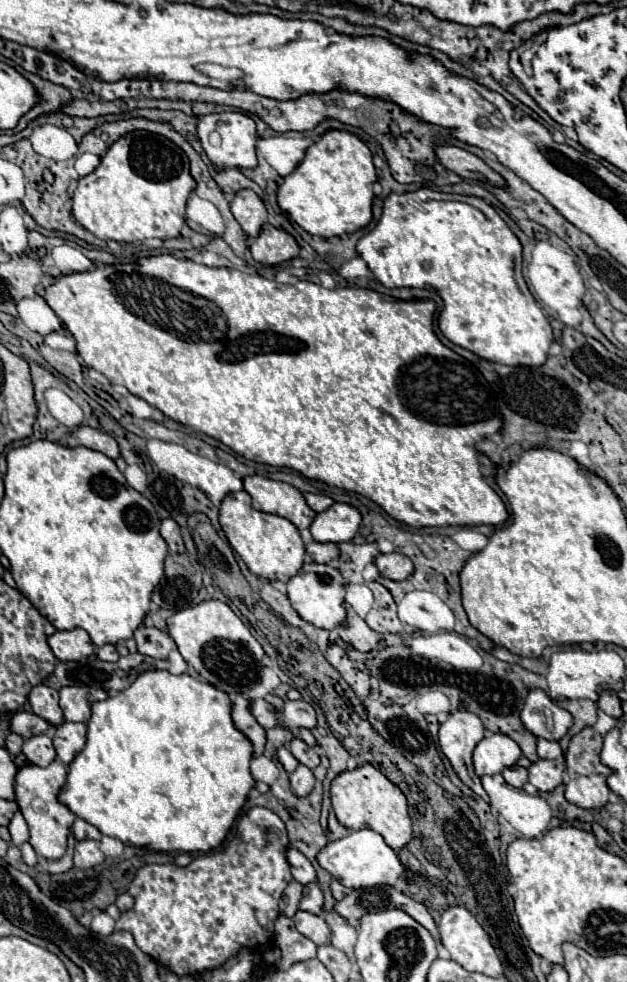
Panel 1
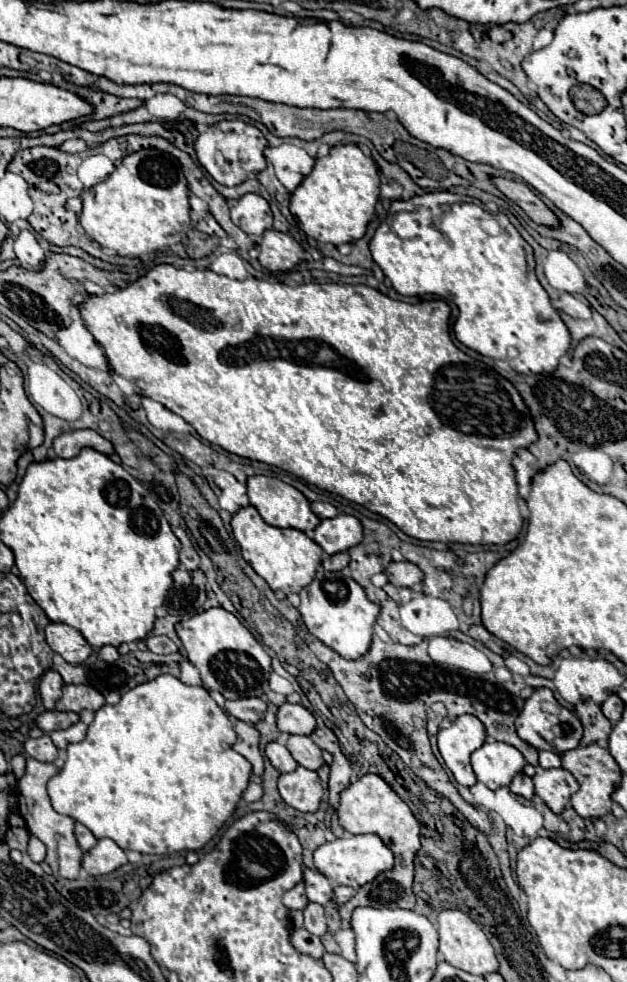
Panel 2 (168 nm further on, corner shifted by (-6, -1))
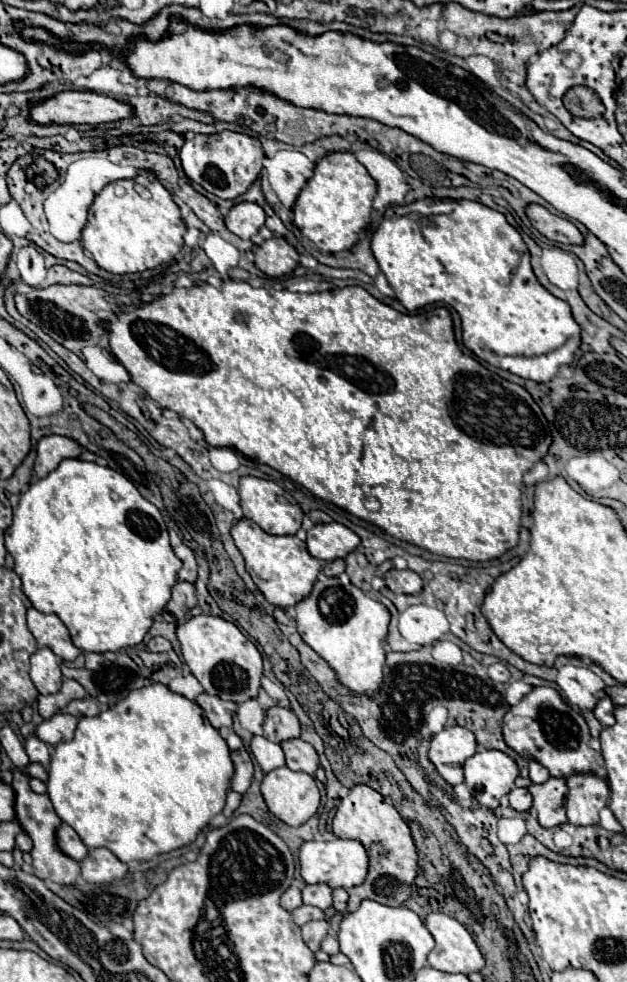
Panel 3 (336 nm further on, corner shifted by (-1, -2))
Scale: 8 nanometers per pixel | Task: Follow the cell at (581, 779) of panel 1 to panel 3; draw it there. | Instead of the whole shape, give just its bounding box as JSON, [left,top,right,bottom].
[567,775,609,825]

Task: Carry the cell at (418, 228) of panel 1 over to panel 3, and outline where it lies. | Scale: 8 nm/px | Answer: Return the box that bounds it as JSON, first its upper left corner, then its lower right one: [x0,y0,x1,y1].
[371,201,581,383]

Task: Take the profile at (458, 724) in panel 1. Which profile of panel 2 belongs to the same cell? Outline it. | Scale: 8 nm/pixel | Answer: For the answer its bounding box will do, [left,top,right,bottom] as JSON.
[438,714,486,786]

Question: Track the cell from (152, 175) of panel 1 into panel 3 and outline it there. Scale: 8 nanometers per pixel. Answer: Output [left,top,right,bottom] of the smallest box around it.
[81,171,185,275]

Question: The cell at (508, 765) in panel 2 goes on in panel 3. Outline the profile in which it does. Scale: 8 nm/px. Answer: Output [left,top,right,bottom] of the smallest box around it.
[463,749,519,811]

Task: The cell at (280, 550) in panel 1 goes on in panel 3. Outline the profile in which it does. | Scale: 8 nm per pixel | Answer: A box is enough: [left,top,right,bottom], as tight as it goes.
[231,519,323,609]

